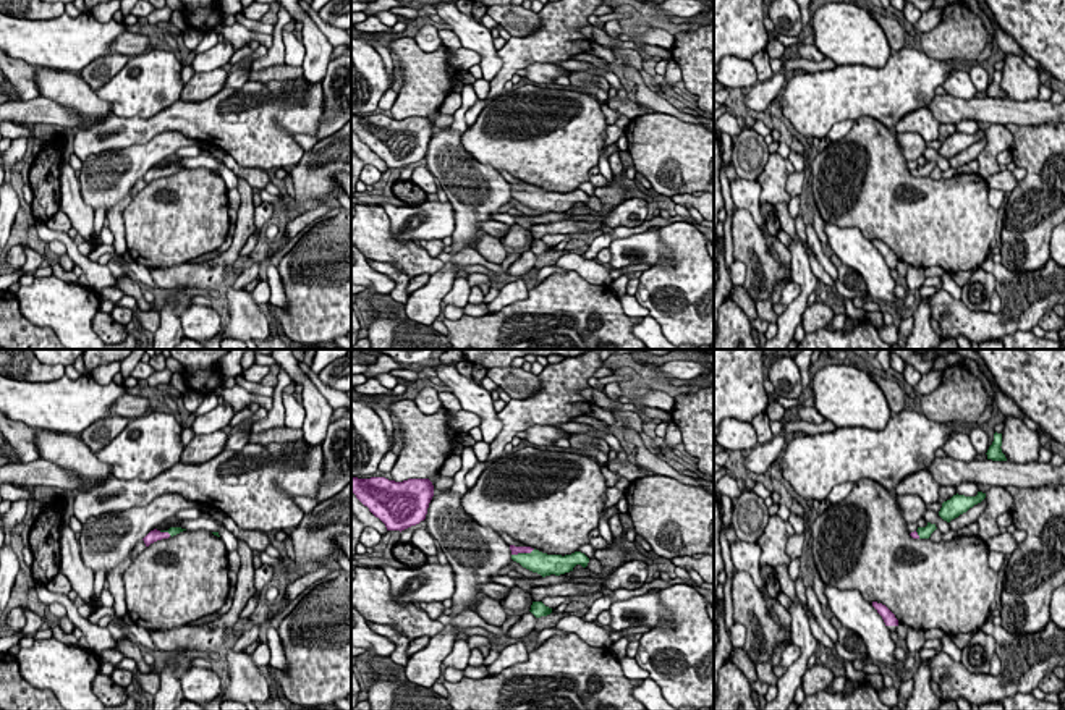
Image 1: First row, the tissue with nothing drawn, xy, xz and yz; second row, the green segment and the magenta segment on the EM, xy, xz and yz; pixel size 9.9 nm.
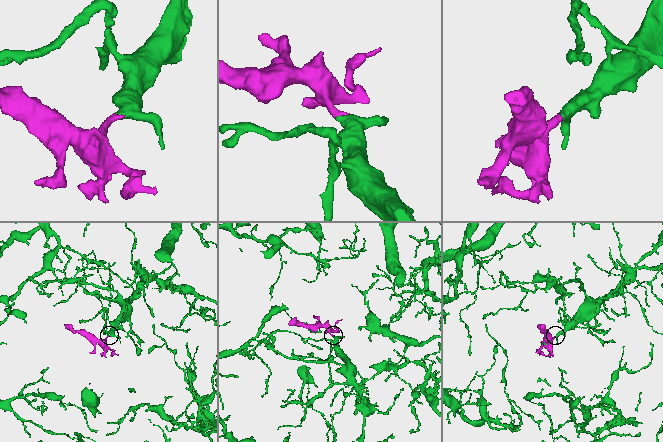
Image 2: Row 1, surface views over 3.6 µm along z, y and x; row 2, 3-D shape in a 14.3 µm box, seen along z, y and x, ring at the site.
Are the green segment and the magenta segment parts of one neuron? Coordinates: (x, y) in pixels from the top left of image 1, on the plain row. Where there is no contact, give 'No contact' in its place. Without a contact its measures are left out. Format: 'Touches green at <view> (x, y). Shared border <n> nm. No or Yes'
Touches green at xz (523, 191). Shared border 240 nm. Yes

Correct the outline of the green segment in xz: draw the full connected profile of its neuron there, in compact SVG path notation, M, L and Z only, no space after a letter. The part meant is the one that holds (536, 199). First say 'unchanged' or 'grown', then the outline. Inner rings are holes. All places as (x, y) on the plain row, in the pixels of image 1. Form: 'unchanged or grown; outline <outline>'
grown; outline M510 183L510 188L513 199L520 201L523 205L532 210L541 212L542 215L550 212L560 213L573 209L576 202L586 205L589 201L589 196L581 189L562 194L562 192L547 192L531 184Z

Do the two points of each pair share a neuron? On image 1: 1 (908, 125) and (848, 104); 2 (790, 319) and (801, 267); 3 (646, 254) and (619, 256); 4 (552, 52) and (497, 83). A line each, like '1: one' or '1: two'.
1: two
2: one
3: one
4: one

